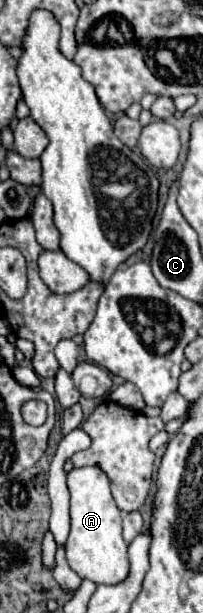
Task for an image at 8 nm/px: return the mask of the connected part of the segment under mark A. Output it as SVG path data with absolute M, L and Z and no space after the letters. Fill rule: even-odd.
M97 467L73 469L67 475L67 485L71 491L71 533L65 543L69 567L97 585L121 583L129 573L127 543L121 537L121 511L111 497L105 473Z

